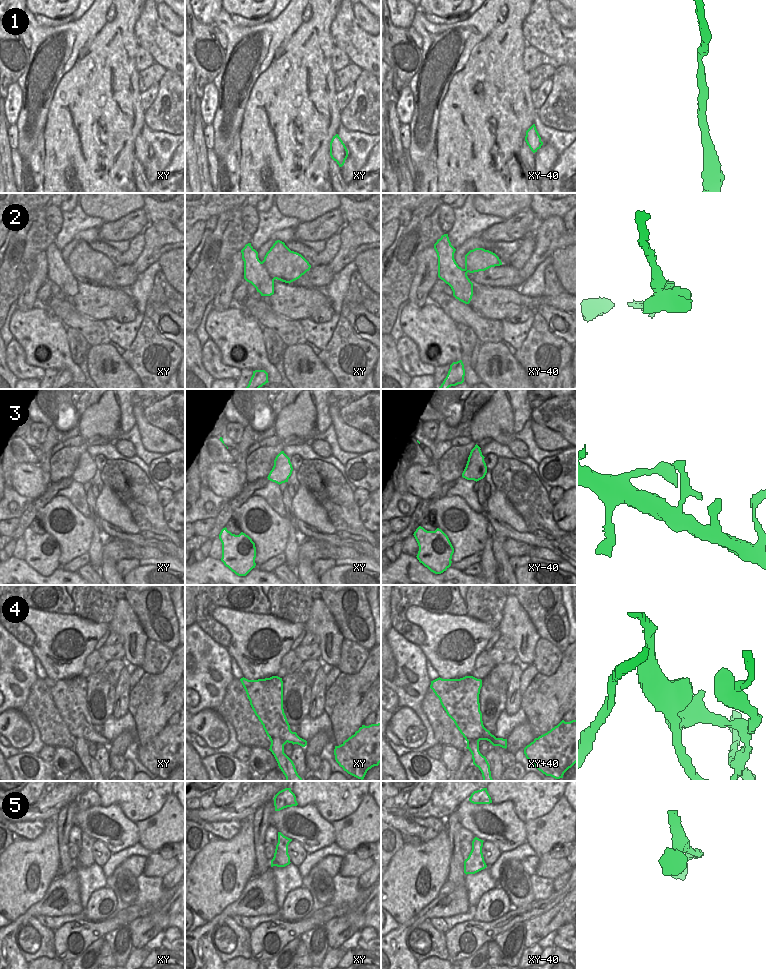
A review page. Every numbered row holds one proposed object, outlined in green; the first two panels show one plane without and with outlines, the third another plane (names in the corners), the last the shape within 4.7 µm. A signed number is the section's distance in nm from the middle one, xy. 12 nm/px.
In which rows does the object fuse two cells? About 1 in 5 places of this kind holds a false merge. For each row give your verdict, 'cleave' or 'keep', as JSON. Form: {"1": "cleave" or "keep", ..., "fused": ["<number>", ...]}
{"1": "keep", "2": "cleave", "3": "keep", "4": "cleave", "5": "keep", "fused": ["2", "4"]}

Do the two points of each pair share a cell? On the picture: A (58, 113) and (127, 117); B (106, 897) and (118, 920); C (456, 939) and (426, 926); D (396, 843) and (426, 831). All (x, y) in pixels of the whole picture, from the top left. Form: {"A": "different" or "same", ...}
{"A": "same", "B": "different", "C": "different", "D": "same"}

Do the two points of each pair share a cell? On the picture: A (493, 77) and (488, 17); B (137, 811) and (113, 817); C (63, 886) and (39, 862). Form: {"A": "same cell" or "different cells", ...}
{"A": "different cells", "B": "different cells", "C": "different cells"}

